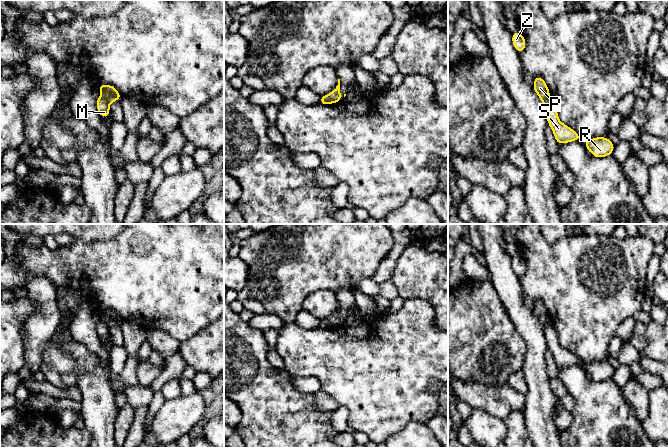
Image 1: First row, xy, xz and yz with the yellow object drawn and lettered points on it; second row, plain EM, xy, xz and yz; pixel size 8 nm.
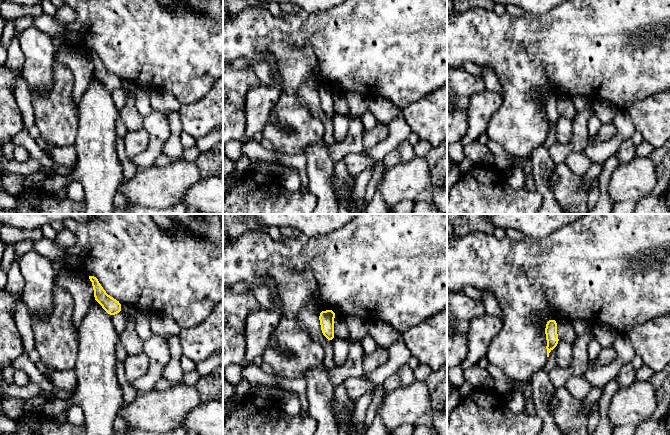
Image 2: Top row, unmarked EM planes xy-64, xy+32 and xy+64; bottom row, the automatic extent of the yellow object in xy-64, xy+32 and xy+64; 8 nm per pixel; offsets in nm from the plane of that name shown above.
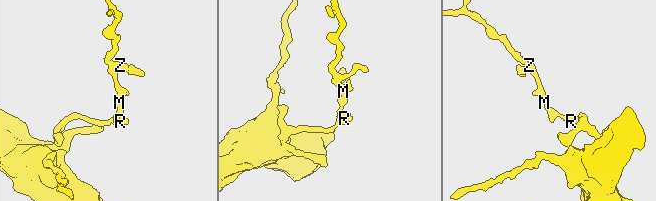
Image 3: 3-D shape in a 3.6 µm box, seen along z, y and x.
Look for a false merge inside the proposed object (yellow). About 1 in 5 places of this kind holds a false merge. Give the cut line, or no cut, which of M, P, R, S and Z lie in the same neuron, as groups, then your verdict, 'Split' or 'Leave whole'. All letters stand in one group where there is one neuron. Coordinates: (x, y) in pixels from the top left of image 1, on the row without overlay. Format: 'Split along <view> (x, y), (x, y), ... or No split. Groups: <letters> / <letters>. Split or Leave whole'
Split along xy (101, 319), (109, 328). Groups: M R S / P Z. Split

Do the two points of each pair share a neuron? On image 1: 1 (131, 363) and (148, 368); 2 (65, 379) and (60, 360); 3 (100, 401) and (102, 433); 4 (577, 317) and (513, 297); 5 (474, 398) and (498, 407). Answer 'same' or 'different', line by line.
1: different
2: different
3: same
4: different
5: same

